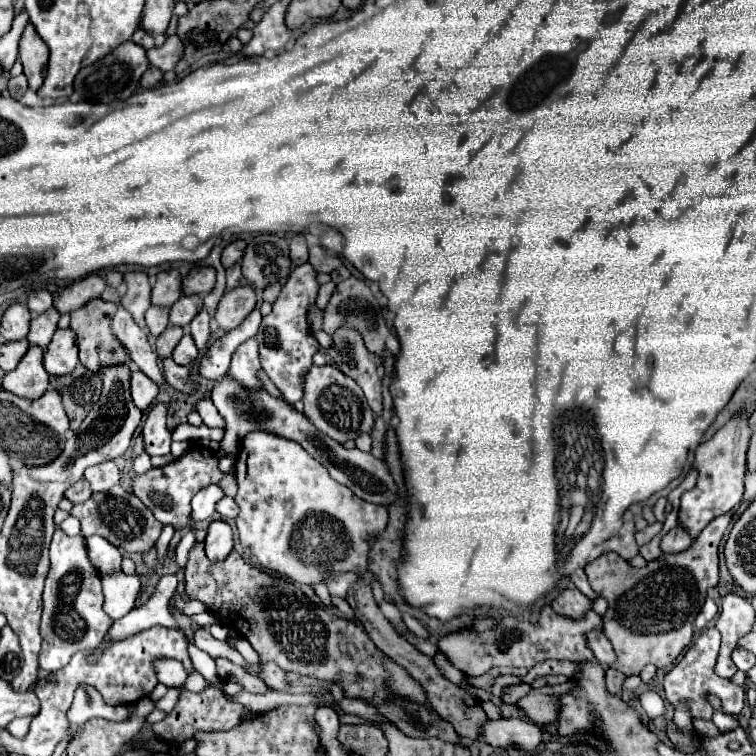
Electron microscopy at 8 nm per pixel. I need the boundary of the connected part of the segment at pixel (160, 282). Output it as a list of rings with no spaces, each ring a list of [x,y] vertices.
[[[177,269],[161,271],[151,291],[151,303],[159,307],[171,307],[181,297],[181,275]]]

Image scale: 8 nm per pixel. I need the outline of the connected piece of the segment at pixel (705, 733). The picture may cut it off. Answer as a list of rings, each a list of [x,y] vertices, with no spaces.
[[[697,719],[697,721],[693,721],[693,725],[695,725],[697,735],[699,735],[699,737],[703,737],[703,739],[707,739],[707,737],[717,737],[717,735],[721,733],[721,731],[715,727],[715,723],[713,723],[713,721]]]

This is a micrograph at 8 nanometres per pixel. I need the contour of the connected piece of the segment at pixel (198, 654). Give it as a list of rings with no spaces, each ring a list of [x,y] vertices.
[[[189,639],[188,642],[188,654],[191,661],[193,661],[193,667],[195,667],[195,669],[197,669],[213,687],[223,689],[223,681],[217,679],[219,675],[217,675],[217,671],[215,671],[215,661],[213,661],[207,653],[203,653],[203,651],[193,645],[191,639]]]

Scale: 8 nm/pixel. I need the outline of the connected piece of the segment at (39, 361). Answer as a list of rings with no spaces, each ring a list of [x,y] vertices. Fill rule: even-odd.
[[[31,345],[17,369],[5,373],[3,389],[25,399],[39,399],[49,389],[49,375],[43,367],[43,349]]]

